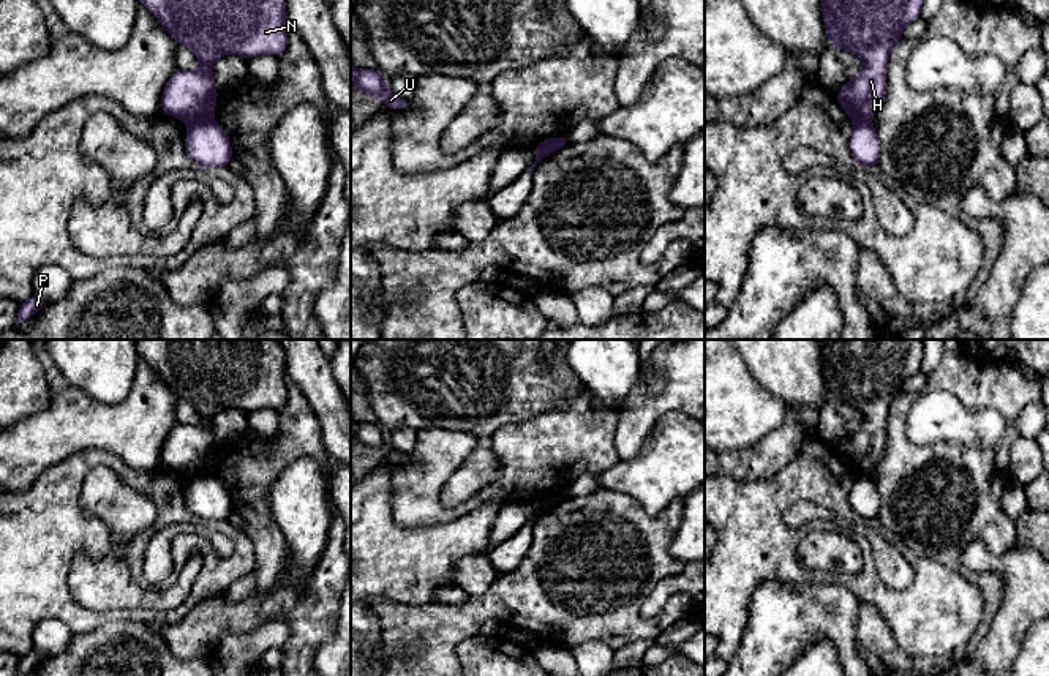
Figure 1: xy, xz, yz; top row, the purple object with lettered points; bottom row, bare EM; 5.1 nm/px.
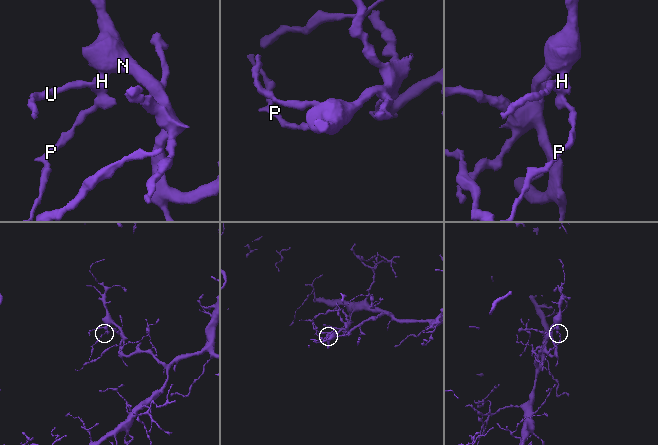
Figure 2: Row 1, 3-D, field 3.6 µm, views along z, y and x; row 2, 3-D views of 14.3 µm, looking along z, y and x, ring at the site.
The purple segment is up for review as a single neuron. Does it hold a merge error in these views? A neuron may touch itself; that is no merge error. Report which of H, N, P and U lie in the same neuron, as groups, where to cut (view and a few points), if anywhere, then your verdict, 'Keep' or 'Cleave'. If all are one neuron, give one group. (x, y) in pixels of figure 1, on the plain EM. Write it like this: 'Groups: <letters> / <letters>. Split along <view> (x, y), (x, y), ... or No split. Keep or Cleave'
Groups: H N U / P. Split along xy (210, 471), (190, 477). Cleave

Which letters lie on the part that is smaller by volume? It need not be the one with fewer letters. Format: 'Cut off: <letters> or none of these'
Cut off: P

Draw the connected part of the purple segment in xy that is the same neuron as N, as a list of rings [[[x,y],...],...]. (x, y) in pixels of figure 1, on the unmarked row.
[[[136,340],[136,349],[201,415],[196,425],[177,423],[161,450],[161,464],[186,477],[215,469],[213,417],[221,409],[278,411],[289,396],[278,340]]]

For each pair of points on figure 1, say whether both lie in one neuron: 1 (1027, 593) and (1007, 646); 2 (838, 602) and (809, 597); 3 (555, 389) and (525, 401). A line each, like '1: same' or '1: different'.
1: same
2: same
3: same

